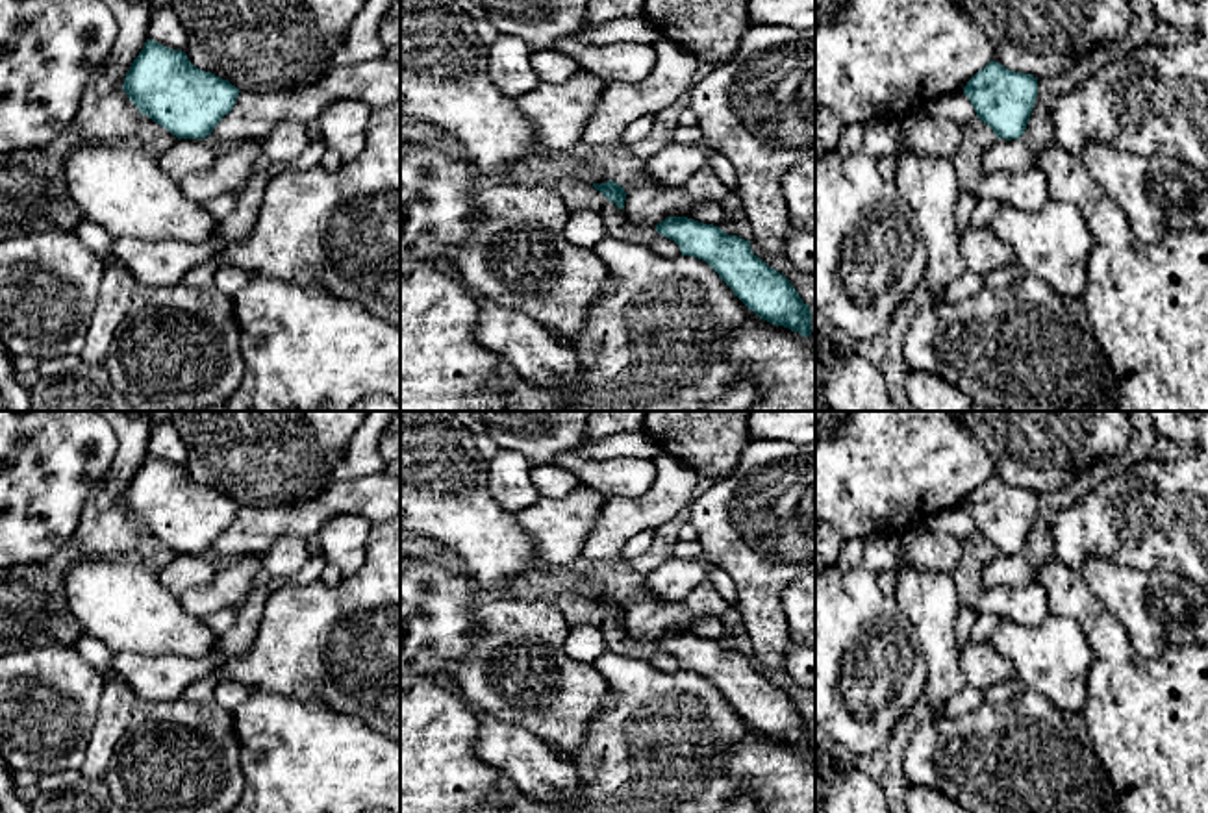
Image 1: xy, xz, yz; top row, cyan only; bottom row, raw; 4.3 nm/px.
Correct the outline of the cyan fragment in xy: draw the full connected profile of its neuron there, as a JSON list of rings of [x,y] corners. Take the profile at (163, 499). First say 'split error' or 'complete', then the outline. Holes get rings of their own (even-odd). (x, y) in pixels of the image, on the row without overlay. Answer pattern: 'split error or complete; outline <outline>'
complete; outline [[[146,454],[126,487],[124,507],[154,537],[178,554],[206,554],[228,530],[239,504],[196,483],[185,467]]]

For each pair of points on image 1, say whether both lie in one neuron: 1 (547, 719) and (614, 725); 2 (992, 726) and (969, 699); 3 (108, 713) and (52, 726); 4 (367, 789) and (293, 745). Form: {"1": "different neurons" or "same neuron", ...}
{"1": "different neurons", "2": "different neurons", "3": "different neurons", "4": "same neuron"}

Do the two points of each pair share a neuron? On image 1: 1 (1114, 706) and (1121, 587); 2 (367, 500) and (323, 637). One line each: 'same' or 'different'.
1: different
2: different

